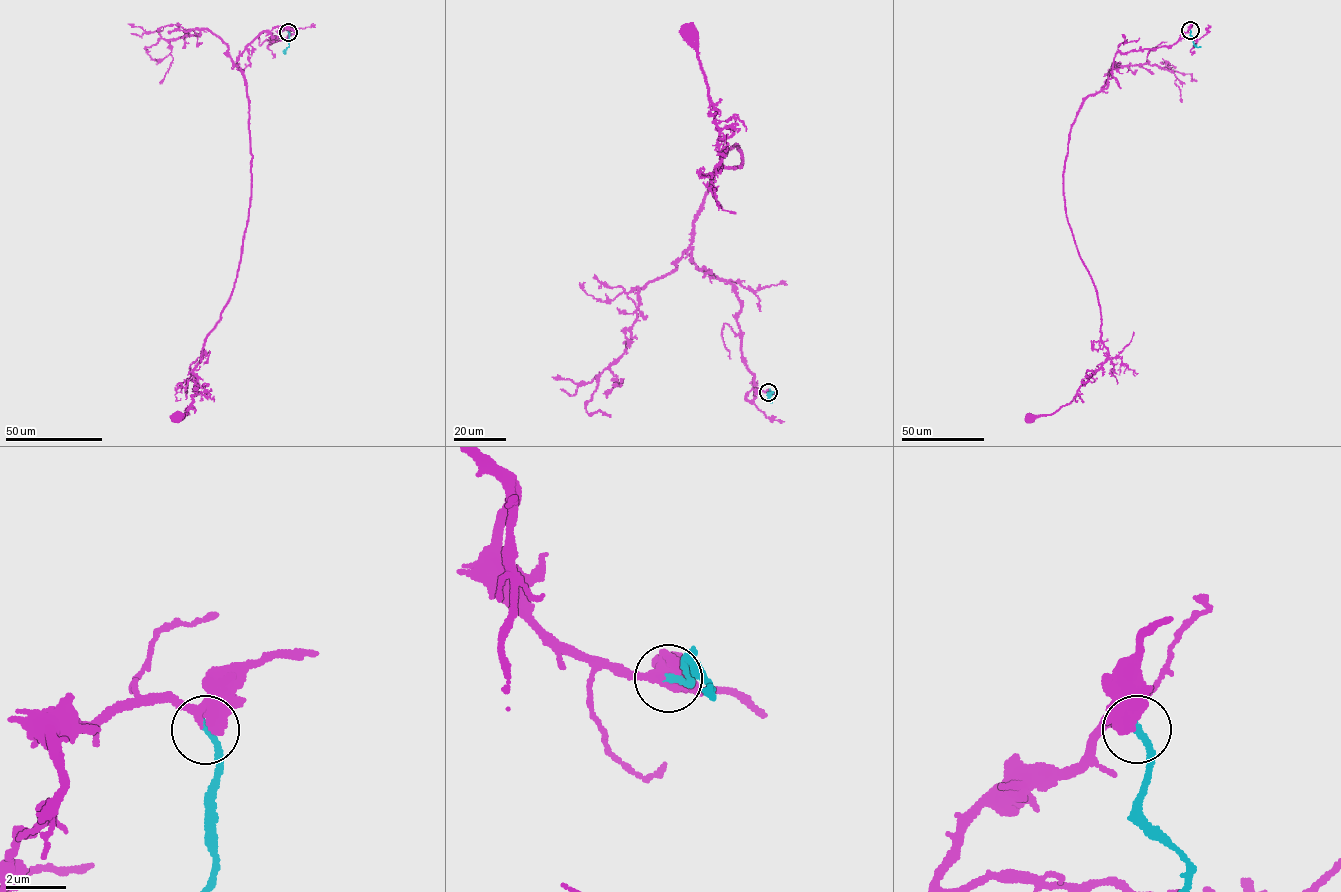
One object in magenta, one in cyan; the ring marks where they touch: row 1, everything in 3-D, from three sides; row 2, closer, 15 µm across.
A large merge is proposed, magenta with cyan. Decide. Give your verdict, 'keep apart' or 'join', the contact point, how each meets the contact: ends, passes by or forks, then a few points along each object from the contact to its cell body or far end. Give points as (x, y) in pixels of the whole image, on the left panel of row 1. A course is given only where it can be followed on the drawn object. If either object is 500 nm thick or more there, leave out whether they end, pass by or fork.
join | (288, 32) | magenta forks | cyan ends | magenta via (288, 32), (262, 32), (237, 63), (248, 220), (192, 403), (176, 417) | cyan via (288, 32), (289, 46), (285, 53)

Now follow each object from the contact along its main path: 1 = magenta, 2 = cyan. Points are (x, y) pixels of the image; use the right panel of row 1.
1: (1190, 30), (1117, 52), (1107, 87), (1071, 126), (1065, 209), (1108, 355), (1069, 403), (1029, 418)
2: (1190, 30), (1192, 41), (1200, 47)

